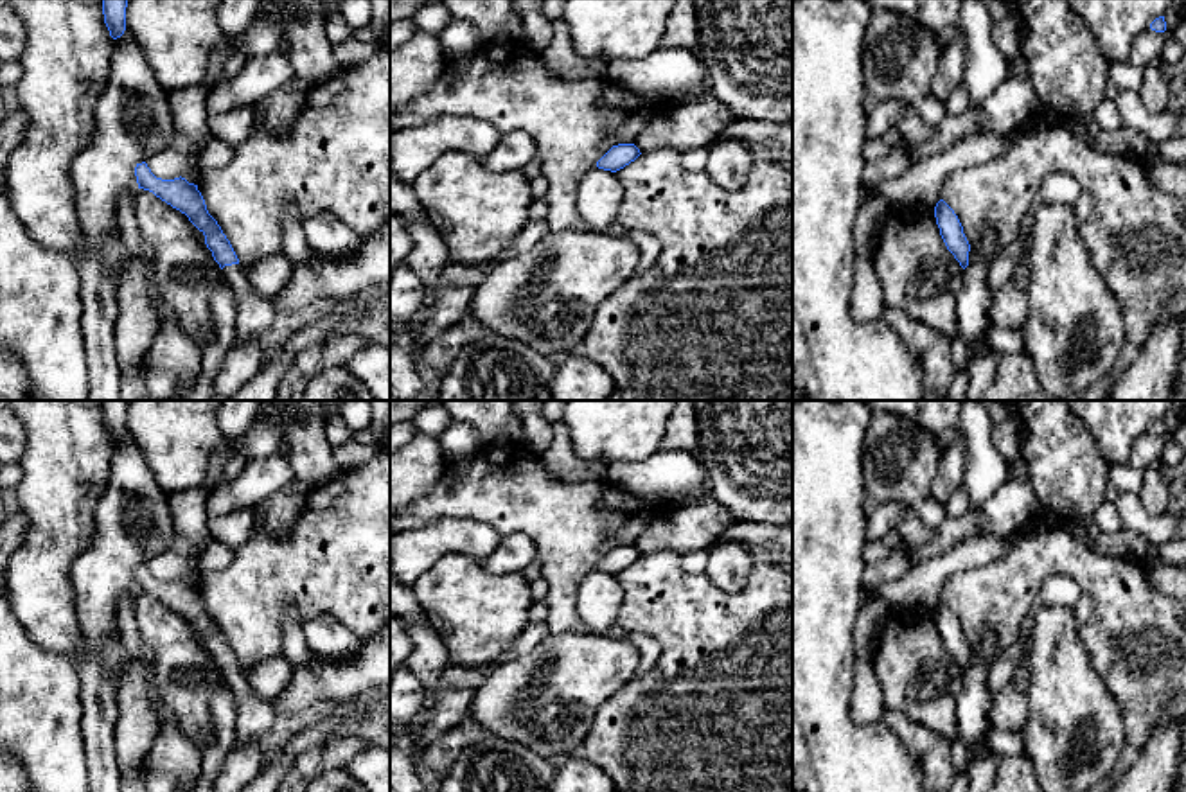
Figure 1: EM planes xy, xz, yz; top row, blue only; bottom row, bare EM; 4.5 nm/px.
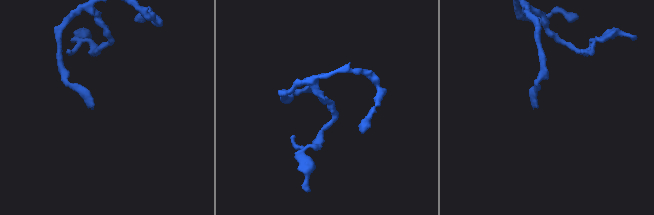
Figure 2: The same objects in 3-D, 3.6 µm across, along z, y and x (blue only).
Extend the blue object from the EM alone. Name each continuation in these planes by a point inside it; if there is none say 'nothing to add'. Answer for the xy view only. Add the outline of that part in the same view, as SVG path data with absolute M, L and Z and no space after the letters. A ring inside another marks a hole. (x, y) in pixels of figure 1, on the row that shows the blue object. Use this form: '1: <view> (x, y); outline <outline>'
1: xy (256, 315); outline M241 264L225 266L223 273L235 298L237 341L262 339L271 329L277 309L253 289Z

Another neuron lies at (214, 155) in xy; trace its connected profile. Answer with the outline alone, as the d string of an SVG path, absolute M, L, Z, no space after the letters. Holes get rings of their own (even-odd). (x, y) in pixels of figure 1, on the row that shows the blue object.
M210 136L201 153L196 158L198 174L216 172L223 169L234 156L234 147Z

